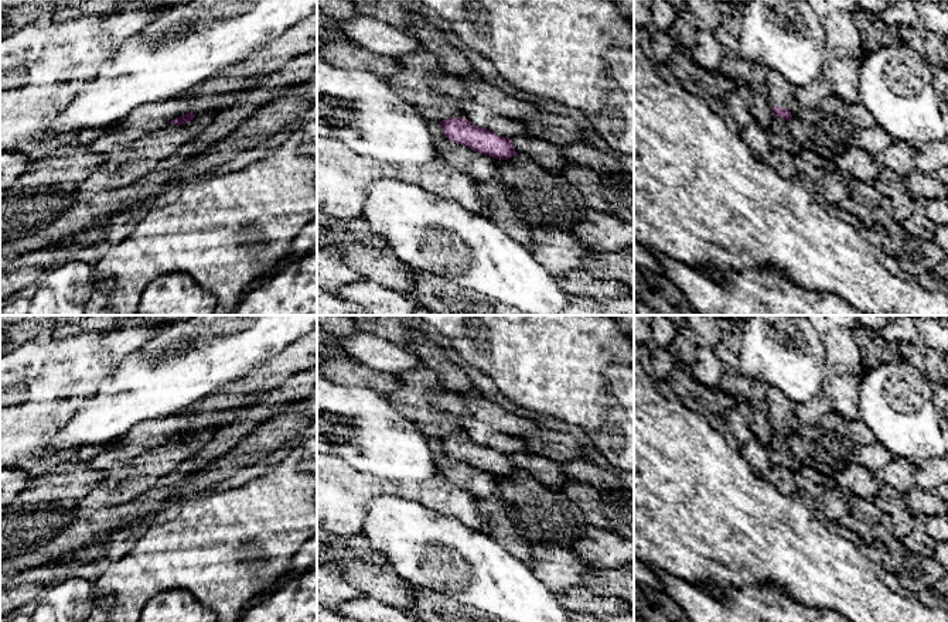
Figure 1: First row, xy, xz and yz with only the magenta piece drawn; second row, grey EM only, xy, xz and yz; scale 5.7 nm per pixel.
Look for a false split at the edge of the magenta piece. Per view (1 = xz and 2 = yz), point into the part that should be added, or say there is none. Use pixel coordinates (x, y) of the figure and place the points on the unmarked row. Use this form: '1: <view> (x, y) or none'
1: none
2: yz (780, 409)

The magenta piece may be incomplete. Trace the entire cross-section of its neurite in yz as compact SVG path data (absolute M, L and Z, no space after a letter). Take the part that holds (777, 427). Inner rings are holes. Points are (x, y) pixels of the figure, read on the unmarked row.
M767 386L764 404L768 409L768 423L773 431L790 438L798 427L794 413L797 403L788 400L778 387Z

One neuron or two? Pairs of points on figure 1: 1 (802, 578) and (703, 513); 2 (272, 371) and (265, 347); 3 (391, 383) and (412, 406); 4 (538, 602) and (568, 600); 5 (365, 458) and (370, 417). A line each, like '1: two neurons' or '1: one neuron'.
1: one neuron
2: two neurons
3: two neurons
4: two neurons
5: one neuron

